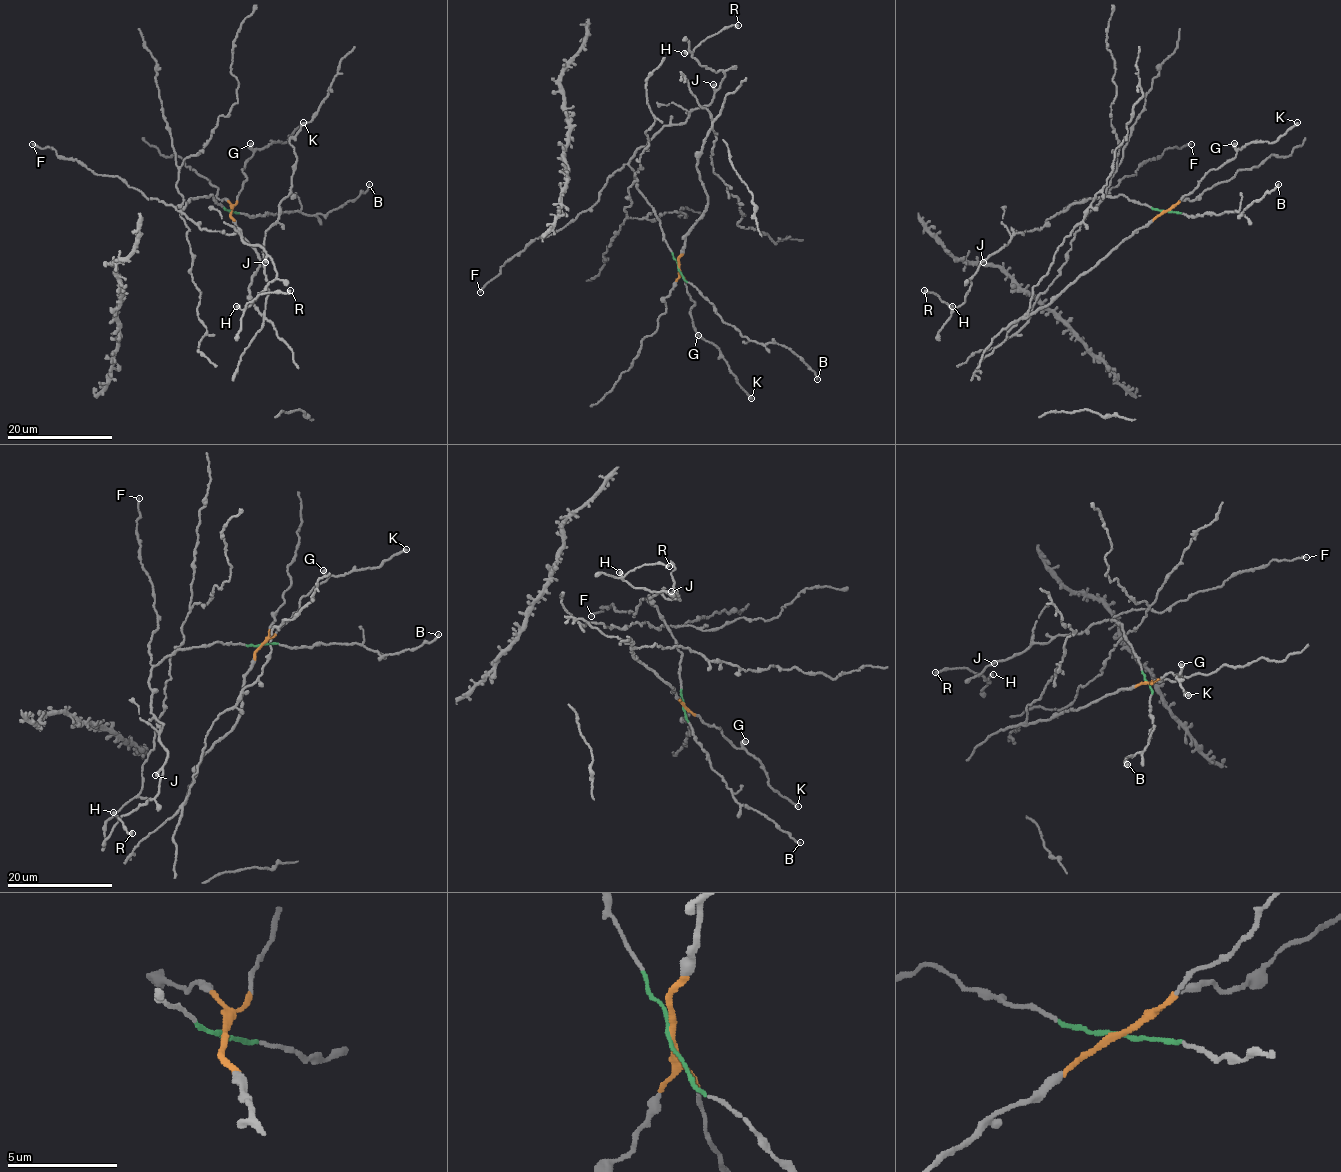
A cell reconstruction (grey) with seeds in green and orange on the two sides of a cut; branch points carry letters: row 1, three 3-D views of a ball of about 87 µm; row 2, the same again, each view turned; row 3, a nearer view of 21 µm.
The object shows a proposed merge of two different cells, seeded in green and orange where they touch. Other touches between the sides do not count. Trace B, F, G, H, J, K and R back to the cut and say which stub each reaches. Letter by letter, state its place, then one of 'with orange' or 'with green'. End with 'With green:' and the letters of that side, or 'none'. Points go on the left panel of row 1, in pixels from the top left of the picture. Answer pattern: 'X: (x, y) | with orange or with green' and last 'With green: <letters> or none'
B: (369, 184) | with green
F: (32, 144) | with green
G: (250, 143) | with orange
H: (236, 306) | with green
J: (265, 262) | with green
K: (303, 122) | with orange
R: (290, 290) | with green
With green: B, F, H, J, R

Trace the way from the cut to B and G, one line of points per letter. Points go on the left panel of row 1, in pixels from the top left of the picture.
B: (230, 210), (250, 217), (295, 211), (312, 215), (327, 214), (363, 193), (369, 184)
G: (230, 210), (246, 178), (242, 169), (253, 155), (250, 143)

